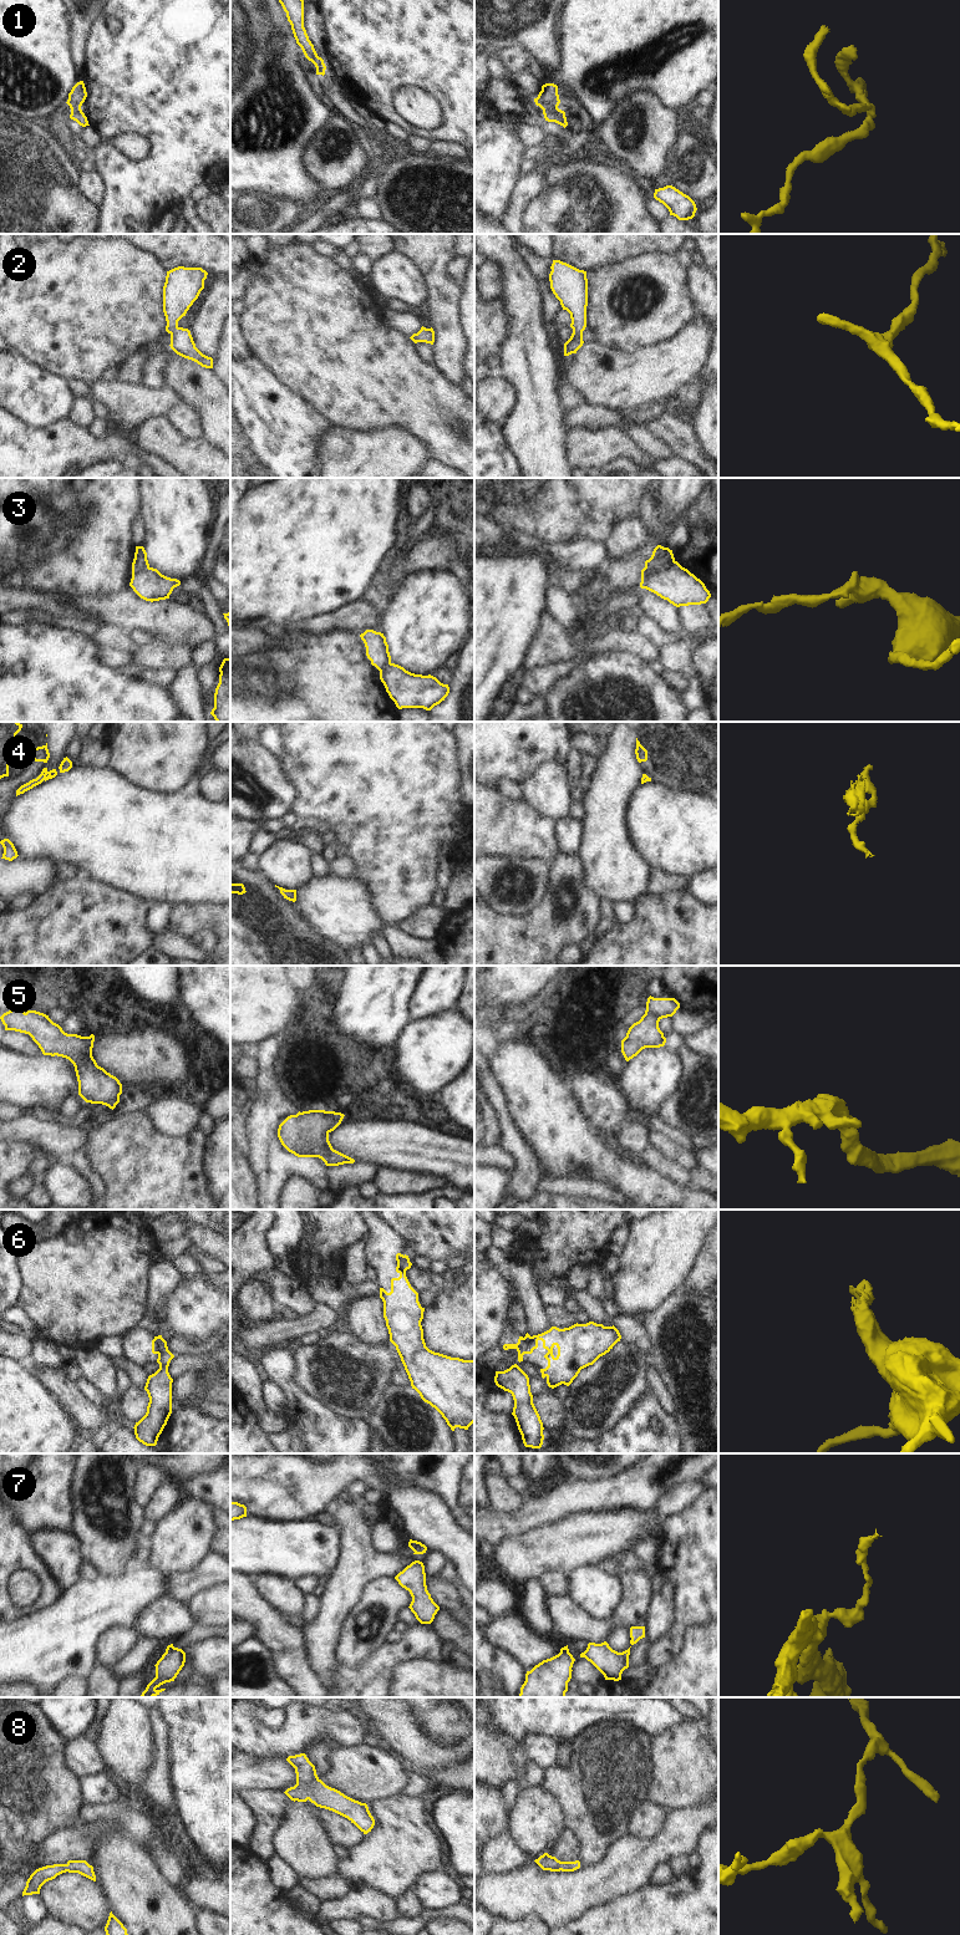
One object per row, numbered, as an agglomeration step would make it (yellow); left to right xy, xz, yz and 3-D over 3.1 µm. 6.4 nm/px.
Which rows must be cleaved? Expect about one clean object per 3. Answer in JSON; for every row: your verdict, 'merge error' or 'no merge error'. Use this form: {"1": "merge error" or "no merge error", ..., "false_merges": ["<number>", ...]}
{"1": "merge error", "2": "no merge error", "3": "merge error", "4": "merge error", "5": "no merge error", "6": "merge error", "7": "no merge error", "8": "no merge error", "false_merges": ["1", "3", "4", "6"]}

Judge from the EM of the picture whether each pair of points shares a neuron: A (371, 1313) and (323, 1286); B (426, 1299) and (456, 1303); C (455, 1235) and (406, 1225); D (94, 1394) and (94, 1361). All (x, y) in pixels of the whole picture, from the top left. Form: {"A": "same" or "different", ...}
{"A": "different", "B": "different", "C": "same", "D": "different"}

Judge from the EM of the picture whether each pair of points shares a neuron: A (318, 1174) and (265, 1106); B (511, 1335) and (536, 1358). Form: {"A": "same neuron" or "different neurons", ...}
{"A": "same neuron", "B": "same neuron"}

